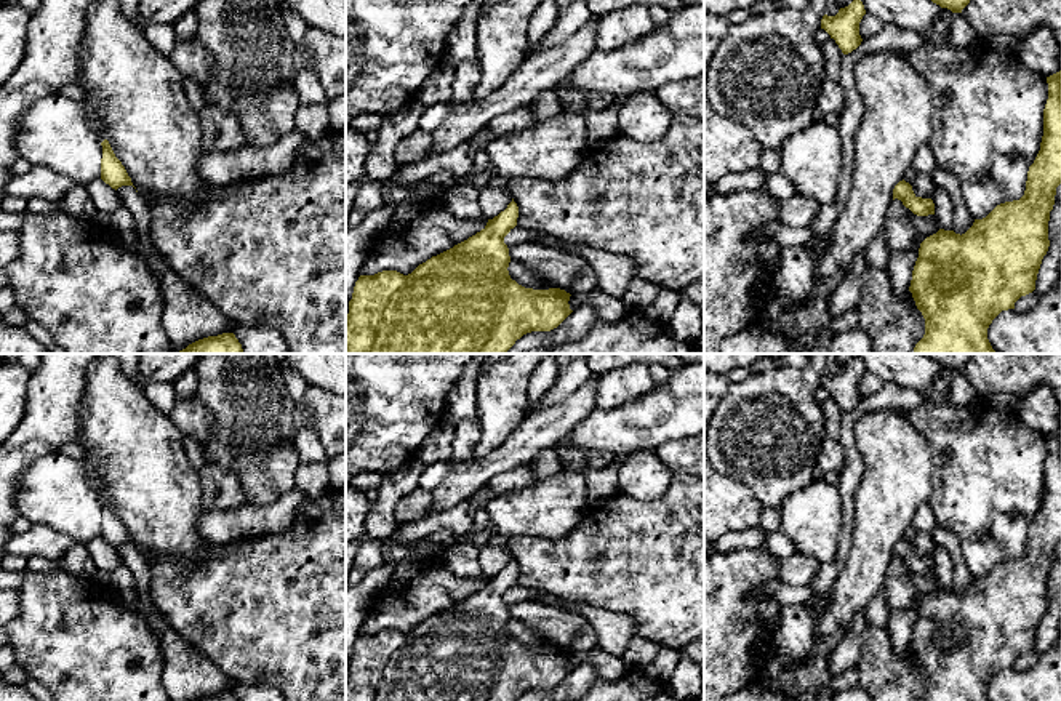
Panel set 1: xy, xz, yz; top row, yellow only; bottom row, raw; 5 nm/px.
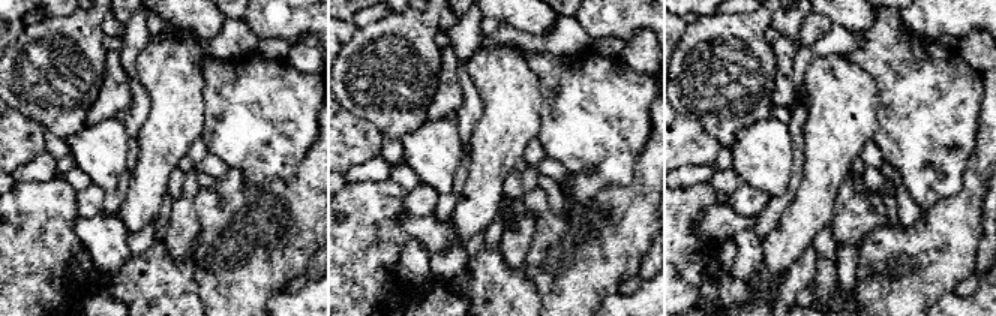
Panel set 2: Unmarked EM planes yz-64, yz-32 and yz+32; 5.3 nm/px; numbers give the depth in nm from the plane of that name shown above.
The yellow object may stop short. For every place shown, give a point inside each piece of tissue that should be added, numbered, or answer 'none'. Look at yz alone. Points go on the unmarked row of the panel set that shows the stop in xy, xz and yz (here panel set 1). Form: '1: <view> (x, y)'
none

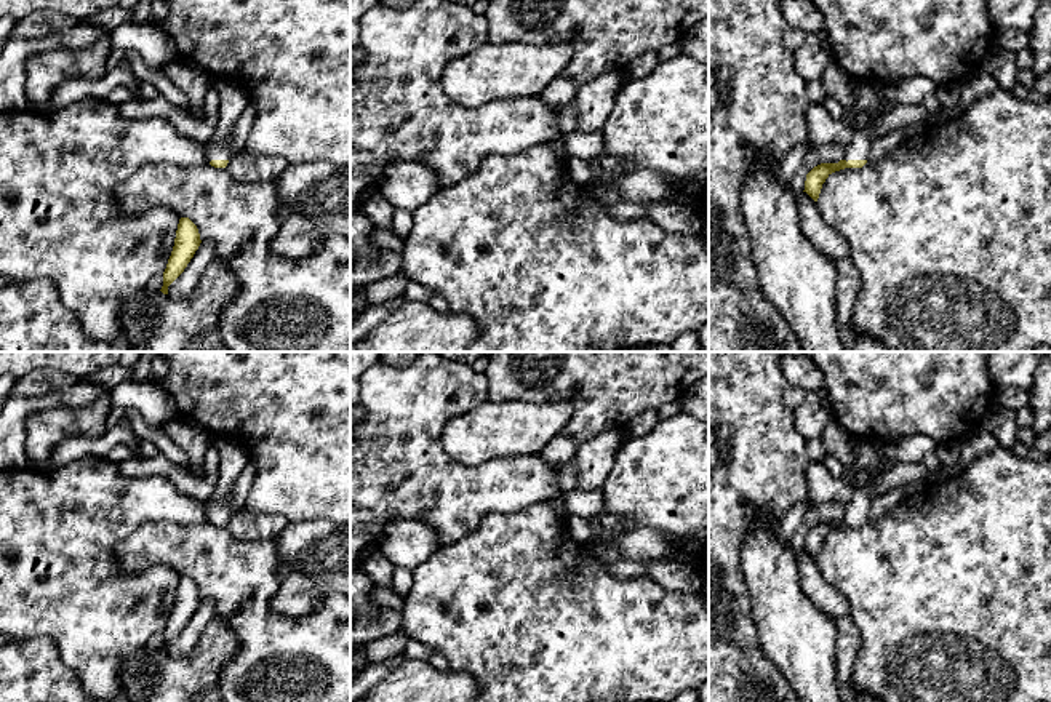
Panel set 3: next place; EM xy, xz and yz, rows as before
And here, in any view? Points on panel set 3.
1: yz (904, 474)

